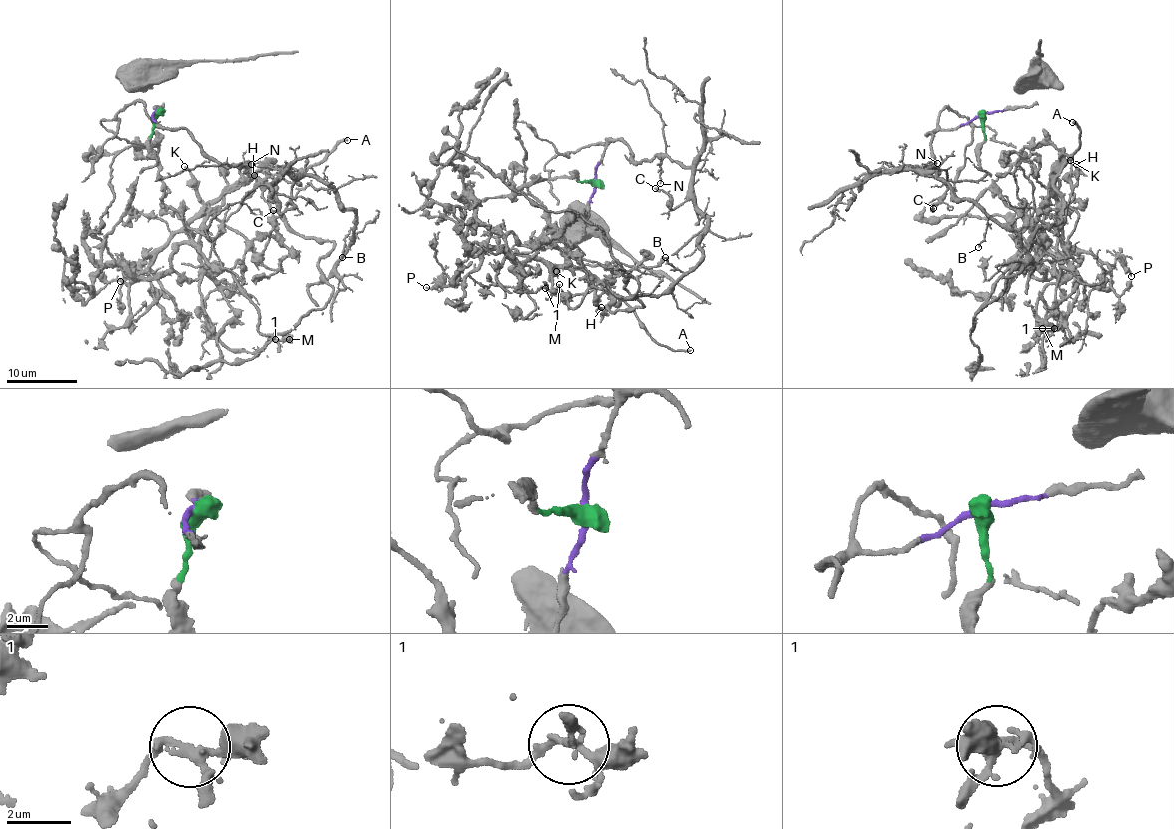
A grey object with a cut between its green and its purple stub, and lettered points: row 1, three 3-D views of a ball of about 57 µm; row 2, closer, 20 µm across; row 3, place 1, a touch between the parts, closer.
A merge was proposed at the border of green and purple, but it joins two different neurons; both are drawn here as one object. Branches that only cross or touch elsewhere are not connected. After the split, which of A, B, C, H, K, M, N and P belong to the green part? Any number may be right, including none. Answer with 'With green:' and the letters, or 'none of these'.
With green: A, H, K, M, P

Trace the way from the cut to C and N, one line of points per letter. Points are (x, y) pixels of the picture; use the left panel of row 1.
C: (156, 112), (152, 116), (160, 128), (184, 129), (217, 161), (293, 173), (294, 207), (285, 212), (273, 210)
N: (156, 112), (152, 116), (158, 126), (189, 133), (194, 141), (223, 164), (247, 166), (248, 161), (251, 163)

